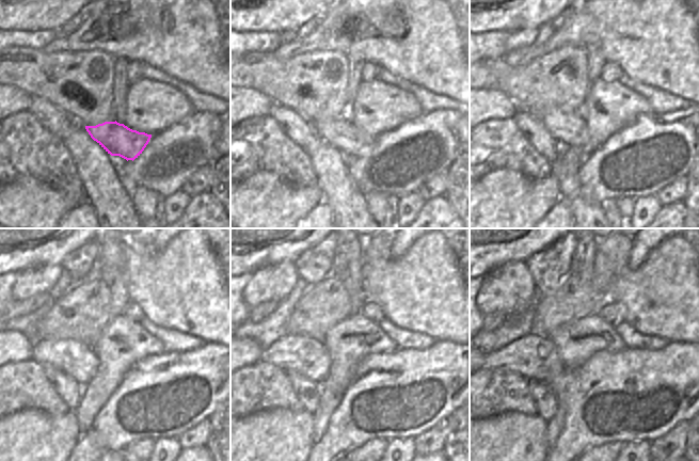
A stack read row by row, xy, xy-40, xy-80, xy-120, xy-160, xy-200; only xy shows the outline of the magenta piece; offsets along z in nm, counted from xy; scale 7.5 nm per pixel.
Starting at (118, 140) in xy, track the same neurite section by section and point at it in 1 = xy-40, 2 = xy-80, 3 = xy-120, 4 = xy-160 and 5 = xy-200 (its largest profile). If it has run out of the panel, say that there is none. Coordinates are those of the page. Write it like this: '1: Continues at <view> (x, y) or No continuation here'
1: Continues at xy-40 (340, 133)
2: Continues at xy-80 (569, 129)
3: Continues at xy-120 (74, 358)
4: Continues at xy-160 (304, 355)
5: Continues at xy-200 (534, 356).

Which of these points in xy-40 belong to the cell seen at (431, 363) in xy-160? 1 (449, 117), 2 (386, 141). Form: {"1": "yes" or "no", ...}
{"1": "yes", "2": "yes"}

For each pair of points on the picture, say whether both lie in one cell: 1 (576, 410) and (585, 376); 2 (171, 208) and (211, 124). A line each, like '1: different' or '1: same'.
1: same
2: different

